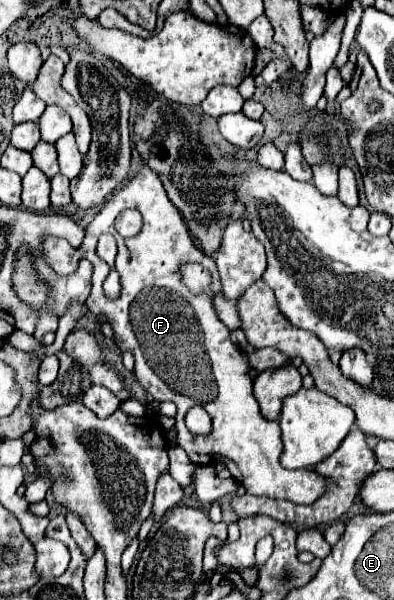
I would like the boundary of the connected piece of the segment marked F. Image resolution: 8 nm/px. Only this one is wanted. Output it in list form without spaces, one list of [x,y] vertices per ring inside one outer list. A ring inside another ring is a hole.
[[[143,166],[121,190],[115,190],[111,200],[103,204],[87,226],[81,254],[93,264],[93,288],[87,298],[89,310],[95,316],[105,314],[109,318],[121,352],[131,350],[135,354],[137,382],[157,402],[171,400],[177,404],[177,438],[189,460],[193,464],[211,464],[221,456],[233,478],[239,484],[243,480],[249,494],[281,498],[293,504],[315,502],[329,484],[315,470],[285,470],[279,464],[281,428],[277,420],[265,420],[259,412],[247,354],[231,342],[231,330],[219,322],[209,298],[189,294],[183,282],[179,282],[175,270],[183,262],[199,262],[213,270],[213,290],[221,292],[215,260],[195,248],[179,210],[167,198],[155,170]],[[127,208],[143,214],[143,228],[133,238],[119,236],[113,226],[117,214]],[[103,232],[113,234],[119,246],[115,258],[121,282],[119,298],[107,298],[103,292],[103,282],[111,272],[109,264],[95,252],[97,238]],[[193,406],[201,406],[211,416],[211,432],[205,436],[191,434],[185,426],[185,414]]]

